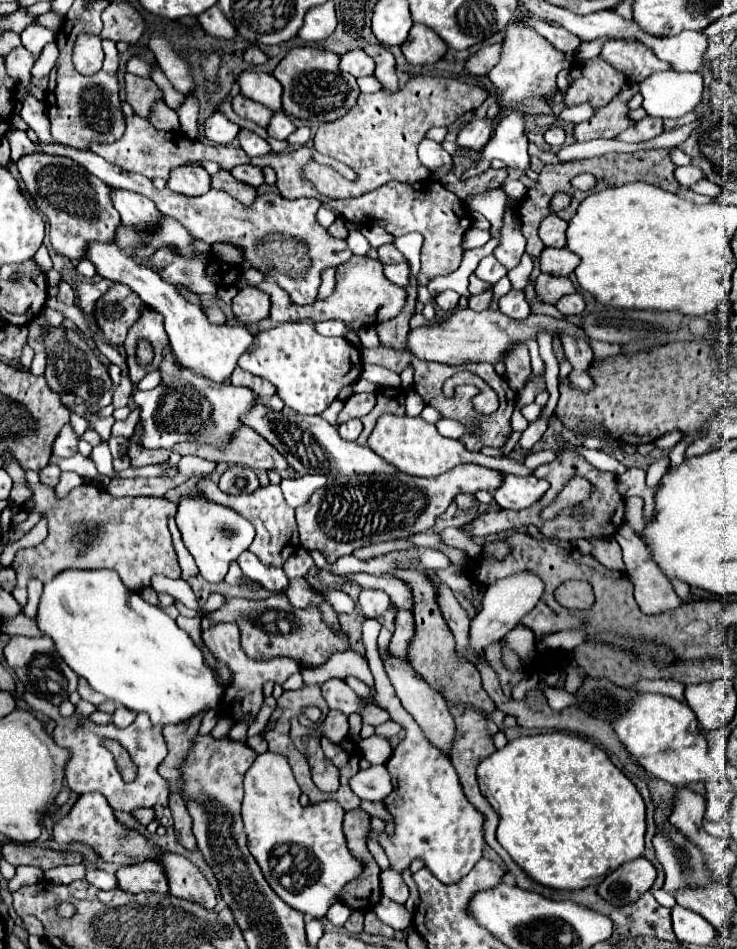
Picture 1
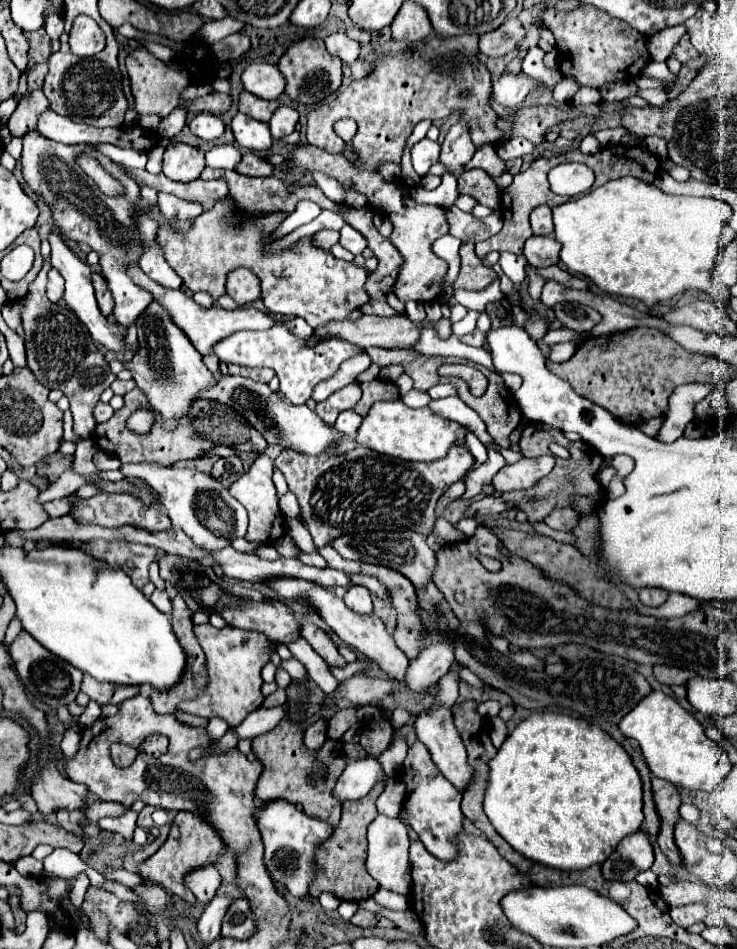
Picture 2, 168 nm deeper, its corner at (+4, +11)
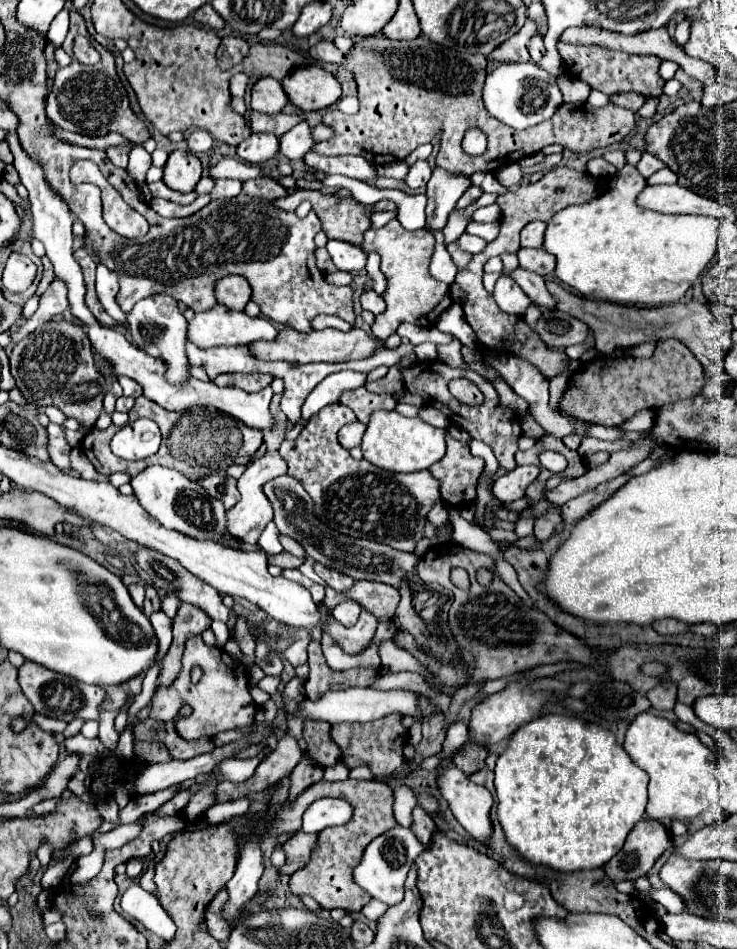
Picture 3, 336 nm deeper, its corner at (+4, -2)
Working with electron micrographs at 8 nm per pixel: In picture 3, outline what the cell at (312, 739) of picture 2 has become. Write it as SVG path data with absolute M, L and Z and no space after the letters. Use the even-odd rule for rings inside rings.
M306 757L296 765L296 769L290 773L290 791L288 791L288 803L292 803L304 789L310 785L322 781L322 767L310 763Z

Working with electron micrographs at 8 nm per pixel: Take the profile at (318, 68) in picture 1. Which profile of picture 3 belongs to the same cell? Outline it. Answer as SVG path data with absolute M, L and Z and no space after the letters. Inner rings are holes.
M316 65L298 67L284 77L282 87L288 99L302 111L326 109L340 99L338 79L330 71Z

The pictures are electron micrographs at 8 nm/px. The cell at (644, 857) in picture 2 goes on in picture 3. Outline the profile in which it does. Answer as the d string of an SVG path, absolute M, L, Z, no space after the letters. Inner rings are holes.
M642 819L626 837L624 847L604 865L606 875L612 881L632 881L646 875L656 859L672 847L668 829L654 821Z

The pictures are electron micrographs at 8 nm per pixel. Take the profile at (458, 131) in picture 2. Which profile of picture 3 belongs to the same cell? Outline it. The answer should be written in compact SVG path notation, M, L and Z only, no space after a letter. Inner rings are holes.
M434 169L428 181L428 205L426 205L426 227L428 231L442 229L448 221L450 211L456 207L456 201L470 187L470 179L464 175L450 175L444 169Z

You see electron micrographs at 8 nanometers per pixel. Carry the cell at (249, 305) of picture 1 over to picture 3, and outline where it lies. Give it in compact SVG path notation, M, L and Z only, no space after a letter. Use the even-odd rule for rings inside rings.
M228 275L218 279L214 291L216 291L216 301L232 311L242 311L252 295L248 281L240 275Z

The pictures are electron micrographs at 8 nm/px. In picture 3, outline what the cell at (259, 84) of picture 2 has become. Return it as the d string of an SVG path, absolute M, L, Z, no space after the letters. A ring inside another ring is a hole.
M272 77L258 79L252 87L252 109L260 113L280 113L288 103L288 95L284 93L280 81Z

